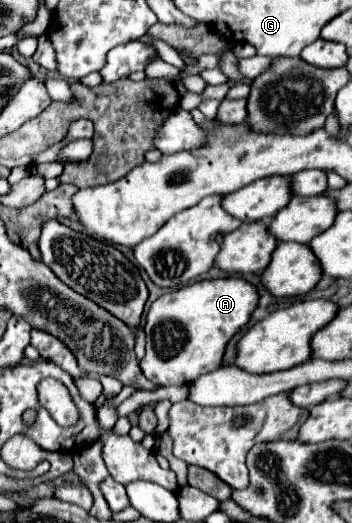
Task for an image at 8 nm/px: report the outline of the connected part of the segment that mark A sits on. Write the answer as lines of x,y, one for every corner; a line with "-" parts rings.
240,277
198,281
160,295
152,303
144,325
146,357
140,361
142,373
154,385
184,385
218,369
226,343
248,323
256,303
256,289

